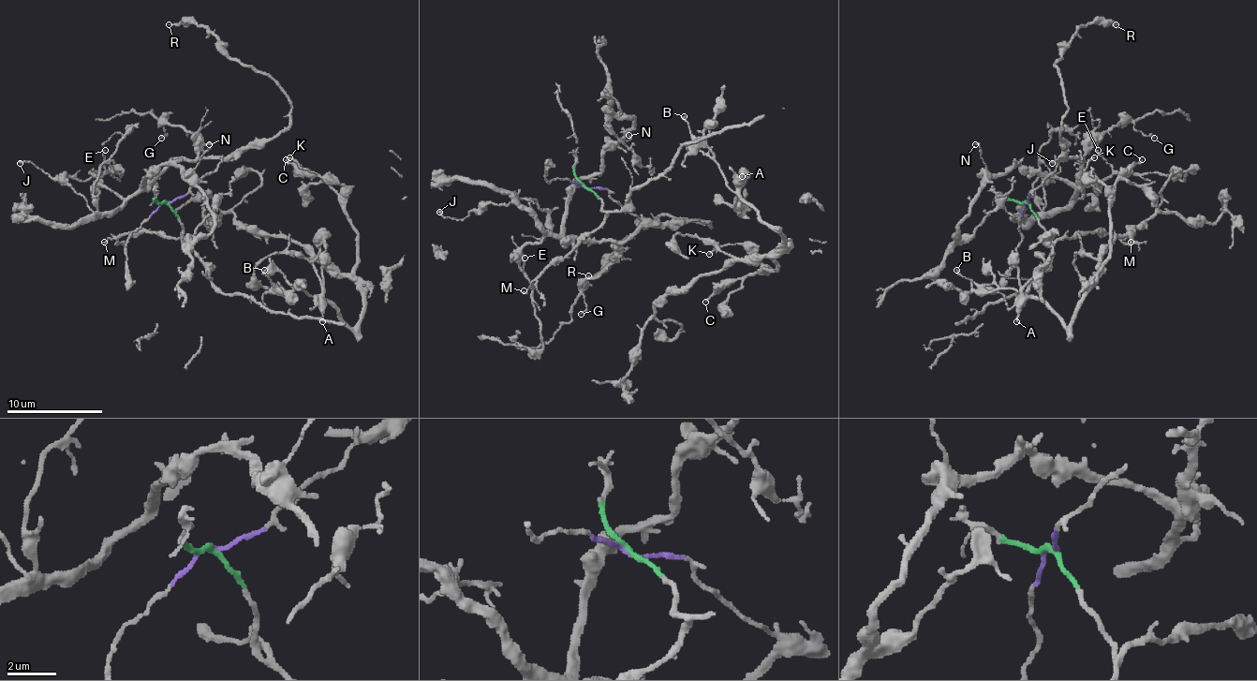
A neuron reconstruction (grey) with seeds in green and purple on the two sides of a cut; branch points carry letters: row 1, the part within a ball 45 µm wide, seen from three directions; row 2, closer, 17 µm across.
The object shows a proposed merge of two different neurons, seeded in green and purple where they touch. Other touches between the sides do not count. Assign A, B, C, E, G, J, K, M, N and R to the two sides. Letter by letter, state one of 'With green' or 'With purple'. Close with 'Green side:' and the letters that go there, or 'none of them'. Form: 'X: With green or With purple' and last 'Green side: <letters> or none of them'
A: With green
B: With green
C: With green
E: With purple
G: With purple
J: With purple
K: With green
M: With green
N: With purple
R: With purple
Green side: A, B, C, K, M

